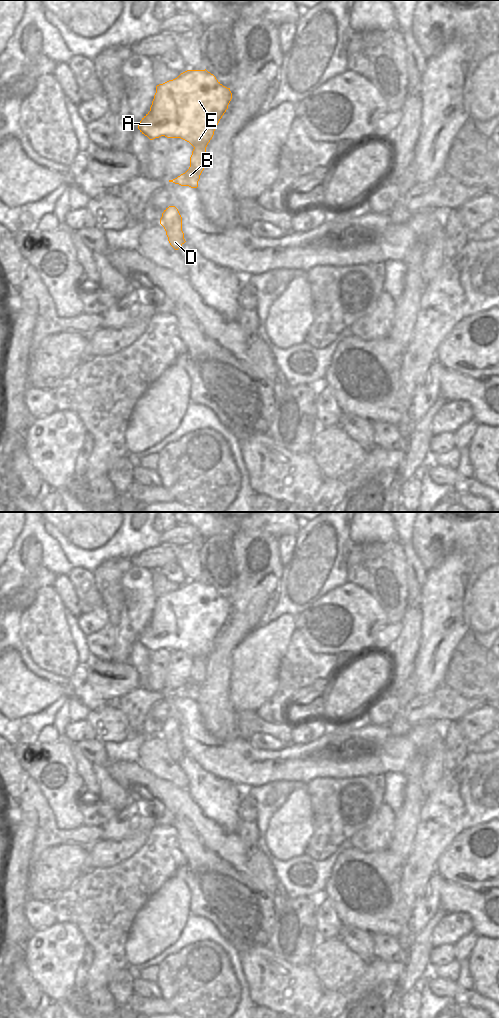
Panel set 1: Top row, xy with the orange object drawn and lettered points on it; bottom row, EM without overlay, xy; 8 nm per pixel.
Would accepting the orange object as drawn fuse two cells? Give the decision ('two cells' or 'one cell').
one cell

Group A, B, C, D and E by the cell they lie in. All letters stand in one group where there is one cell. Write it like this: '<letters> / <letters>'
A B C D E

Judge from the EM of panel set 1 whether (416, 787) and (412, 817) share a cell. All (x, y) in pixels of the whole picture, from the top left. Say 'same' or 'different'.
same

